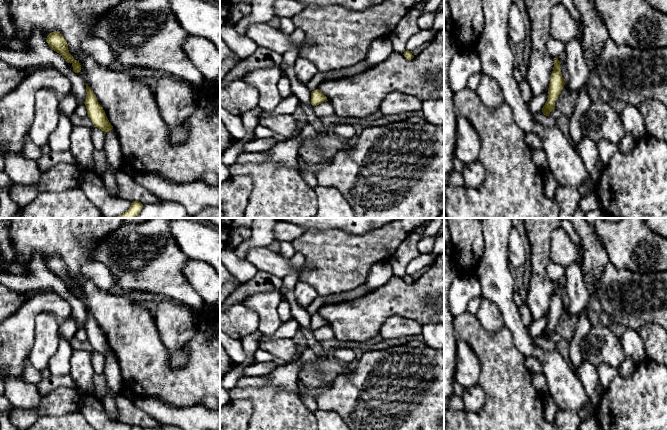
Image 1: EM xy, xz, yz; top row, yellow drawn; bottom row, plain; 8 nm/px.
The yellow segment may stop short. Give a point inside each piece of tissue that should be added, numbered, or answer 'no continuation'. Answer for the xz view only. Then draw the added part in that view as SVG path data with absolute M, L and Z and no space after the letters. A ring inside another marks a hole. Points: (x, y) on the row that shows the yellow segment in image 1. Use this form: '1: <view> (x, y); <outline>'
no continuation

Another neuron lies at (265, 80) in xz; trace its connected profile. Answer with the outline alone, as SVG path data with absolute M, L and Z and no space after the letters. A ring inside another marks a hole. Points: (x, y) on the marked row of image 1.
M280 65L259 68L243 76L244 80L259 92L258 106L264 112L272 112L280 104L282 97L278 83L282 77Z

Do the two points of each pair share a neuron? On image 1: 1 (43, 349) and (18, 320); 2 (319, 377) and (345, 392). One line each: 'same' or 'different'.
1: different
2: different

